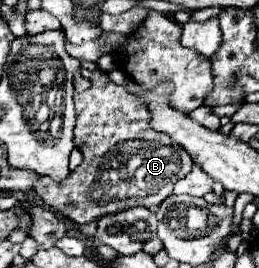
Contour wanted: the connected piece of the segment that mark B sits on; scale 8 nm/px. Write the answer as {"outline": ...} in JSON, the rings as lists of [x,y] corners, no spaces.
{"outline":[[[81,69],[80,73],[90,79],[90,89],[74,95],[74,143],[82,151],[84,161],[64,183],[52,183],[52,179],[40,177],[34,191],[50,209],[78,225],[128,207],[158,207],[172,195],[174,183],[192,171],[190,155],[168,135],[152,131],[152,127],[148,127],[148,111],[144,111],[122,85],[112,83],[104,71]]]}

